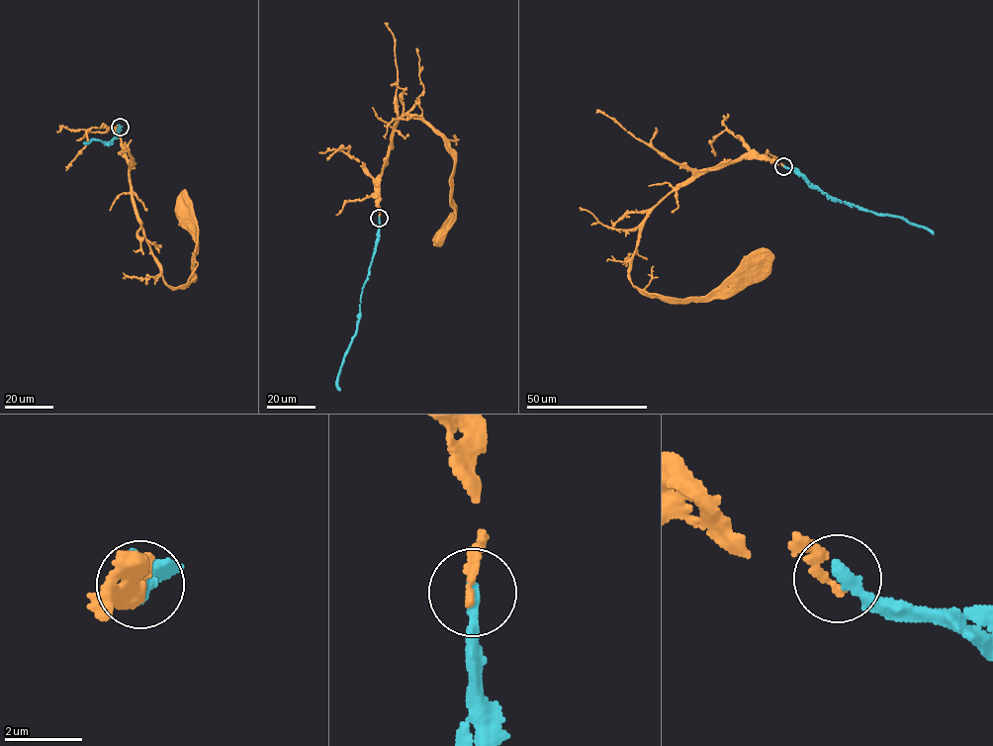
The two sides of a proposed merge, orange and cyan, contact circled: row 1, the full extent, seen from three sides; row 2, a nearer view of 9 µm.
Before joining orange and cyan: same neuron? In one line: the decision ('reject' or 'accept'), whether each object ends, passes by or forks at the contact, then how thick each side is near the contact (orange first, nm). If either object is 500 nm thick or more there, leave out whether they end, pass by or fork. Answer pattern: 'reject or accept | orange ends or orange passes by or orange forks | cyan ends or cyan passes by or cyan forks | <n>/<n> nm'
accept | orange ends | cyan ends | 220/320 nm

